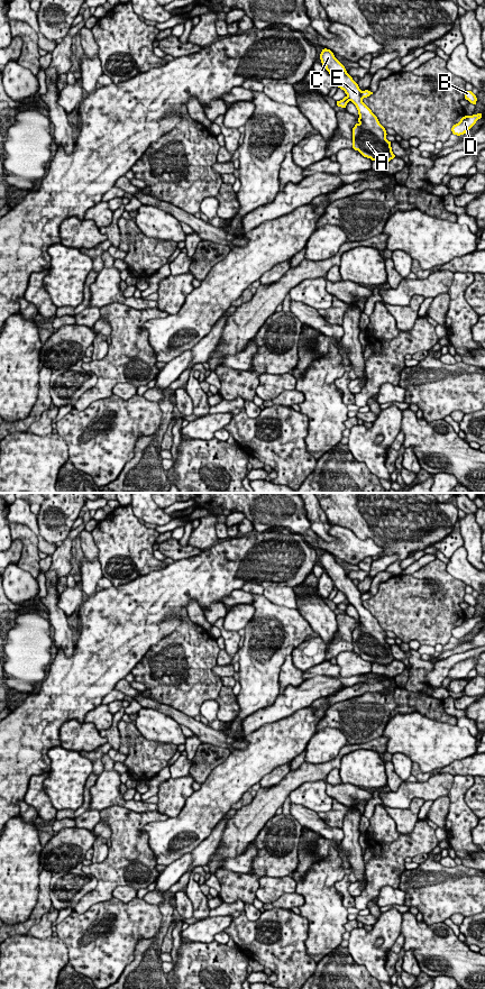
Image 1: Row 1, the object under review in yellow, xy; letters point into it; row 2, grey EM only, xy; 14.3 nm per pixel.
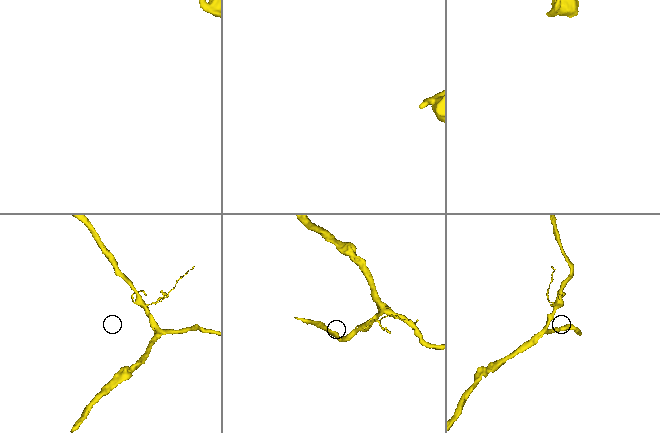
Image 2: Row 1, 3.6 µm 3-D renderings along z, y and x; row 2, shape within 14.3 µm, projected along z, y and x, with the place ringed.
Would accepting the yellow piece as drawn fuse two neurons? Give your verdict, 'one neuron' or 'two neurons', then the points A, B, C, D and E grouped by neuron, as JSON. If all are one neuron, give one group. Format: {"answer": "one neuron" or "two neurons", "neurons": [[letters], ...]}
{"answer": "two neurons", "neurons": [["A", "C", "E"], ["B", "D"]]}

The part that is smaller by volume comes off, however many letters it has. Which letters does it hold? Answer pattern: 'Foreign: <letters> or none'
Foreign: B, D

